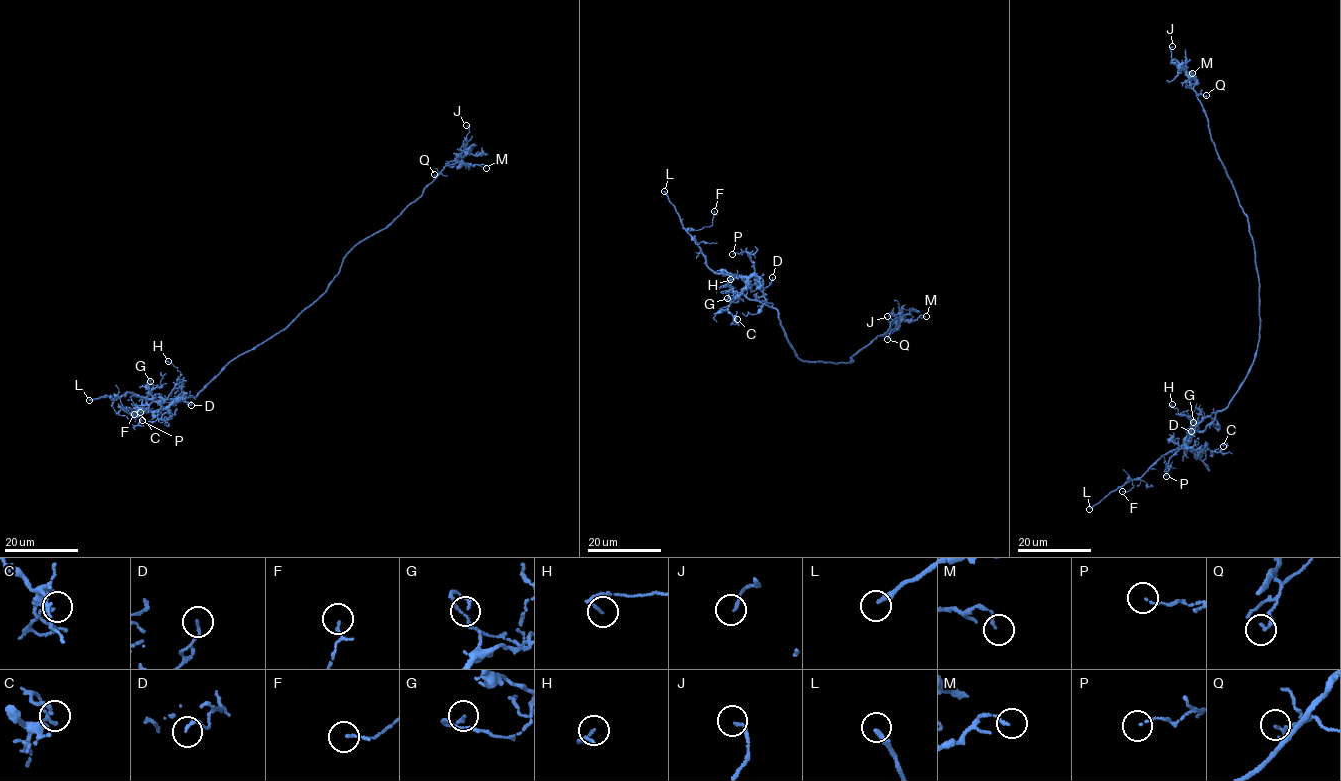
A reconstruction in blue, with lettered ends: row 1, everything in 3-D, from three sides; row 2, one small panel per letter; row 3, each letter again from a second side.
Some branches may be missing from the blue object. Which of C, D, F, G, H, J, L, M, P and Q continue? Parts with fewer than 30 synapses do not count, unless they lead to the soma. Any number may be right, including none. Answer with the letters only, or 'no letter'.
L

